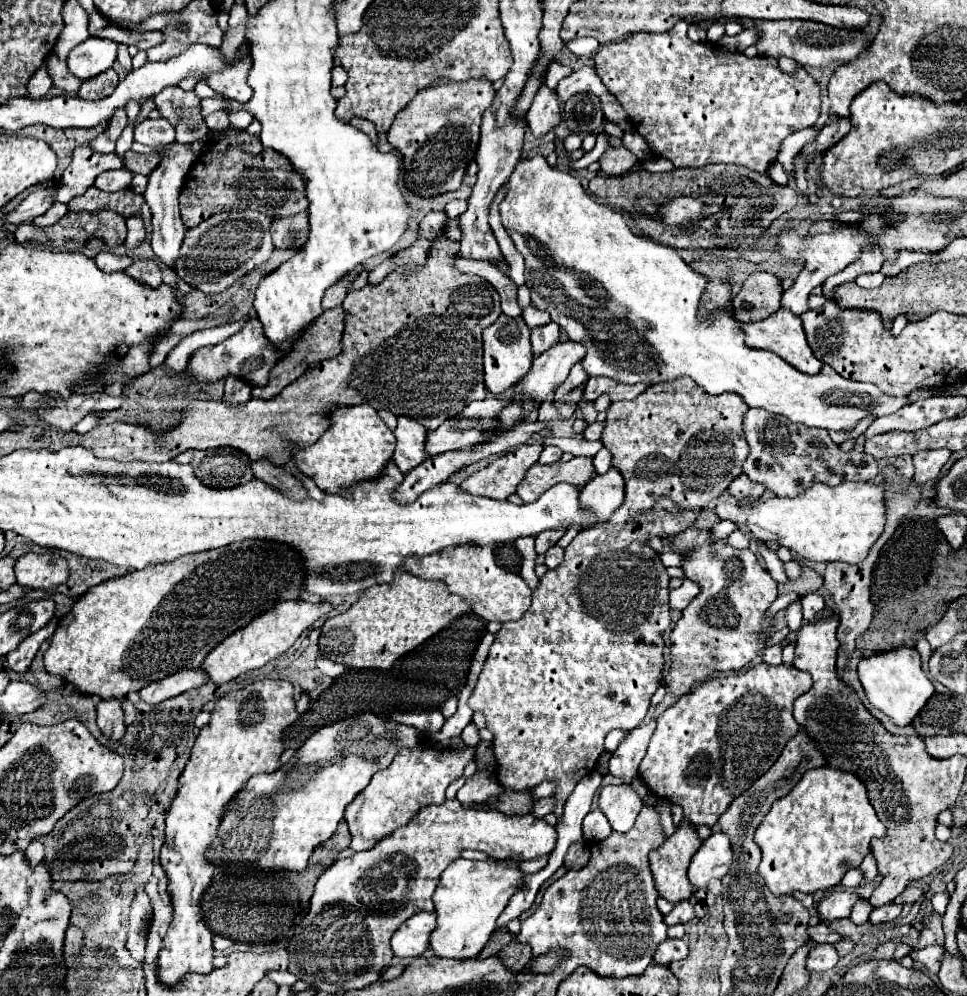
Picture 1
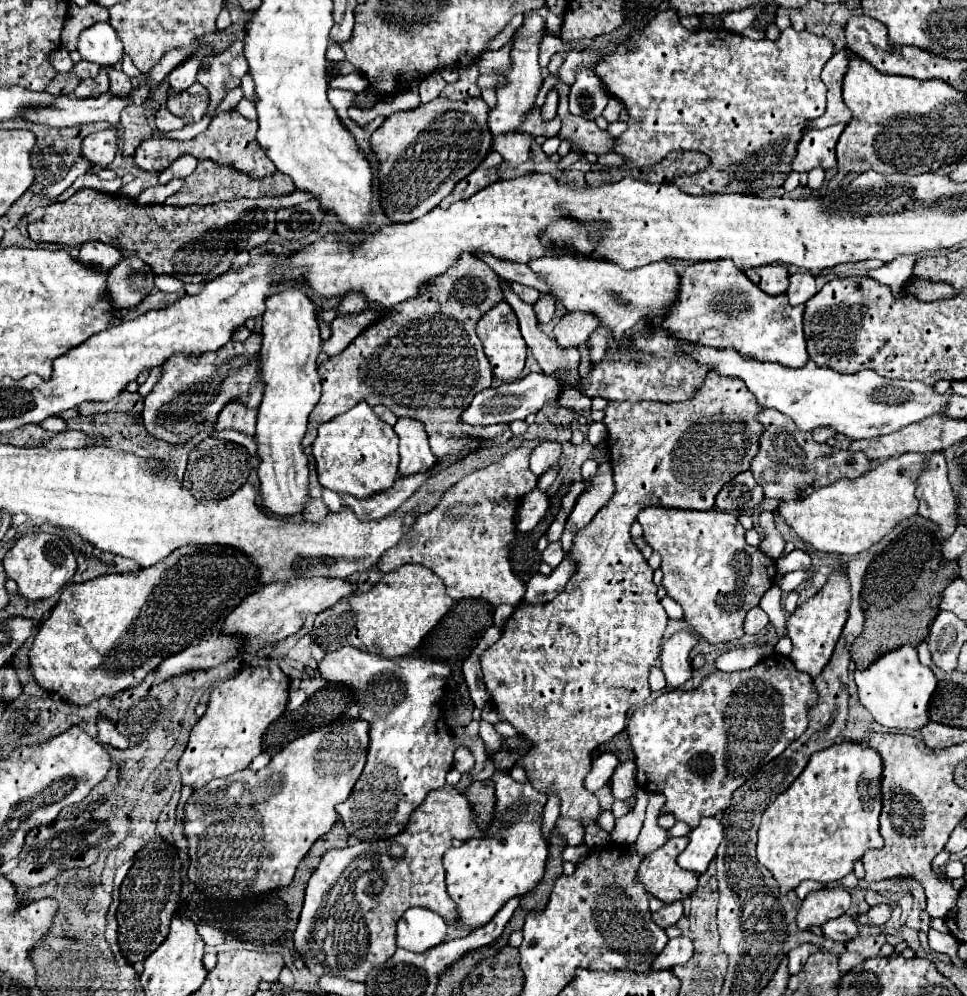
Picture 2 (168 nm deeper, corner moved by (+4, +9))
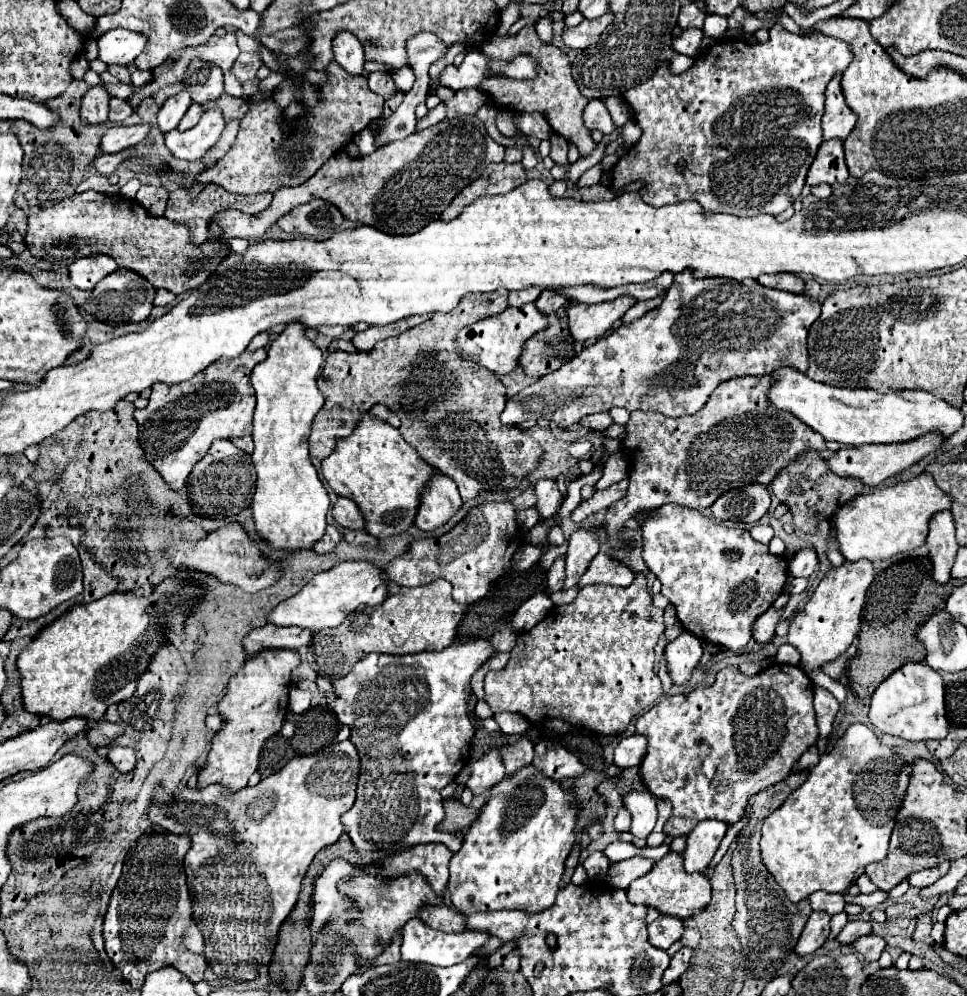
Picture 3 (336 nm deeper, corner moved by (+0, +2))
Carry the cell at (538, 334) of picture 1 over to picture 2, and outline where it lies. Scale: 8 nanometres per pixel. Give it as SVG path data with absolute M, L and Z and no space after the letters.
M542 295L536 303L534 303L534 313L540 325L546 325L552 317L554 317L554 299L550 299L550 295Z

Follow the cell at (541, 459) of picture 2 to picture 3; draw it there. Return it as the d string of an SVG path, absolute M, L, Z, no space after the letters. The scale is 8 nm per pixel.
M540 480L536 484L536 504L534 508L538 510L540 520L548 520L552 516L558 514L560 506L562 506L562 494L558 490L558 482L554 480Z

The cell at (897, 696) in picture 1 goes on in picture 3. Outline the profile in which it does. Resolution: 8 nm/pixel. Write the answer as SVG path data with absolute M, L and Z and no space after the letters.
M912 662L890 674L870 700L870 722L886 734L900 736L912 742L940 740L948 734L948 718L944 710L944 682L942 676L926 666L926 662Z

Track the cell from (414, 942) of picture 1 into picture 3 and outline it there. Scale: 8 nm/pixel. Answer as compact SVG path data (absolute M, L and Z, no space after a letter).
M414 918L402 928L402 960L414 964L432 964L432 966L452 966L464 962L468 956L474 954L476 948L488 942L490 934L486 932L438 932L428 928L420 918Z

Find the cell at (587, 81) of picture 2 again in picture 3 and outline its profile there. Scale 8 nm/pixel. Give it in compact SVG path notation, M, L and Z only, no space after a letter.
M590 100L584 110L584 124L588 130L600 130L602 134L612 134L616 130L602 100Z

